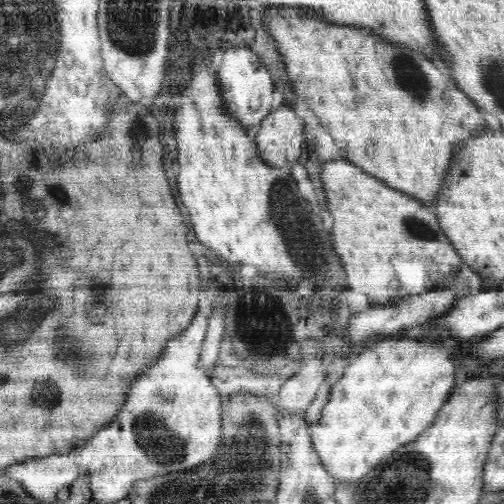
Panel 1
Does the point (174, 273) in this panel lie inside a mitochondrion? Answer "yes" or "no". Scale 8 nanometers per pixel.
no

